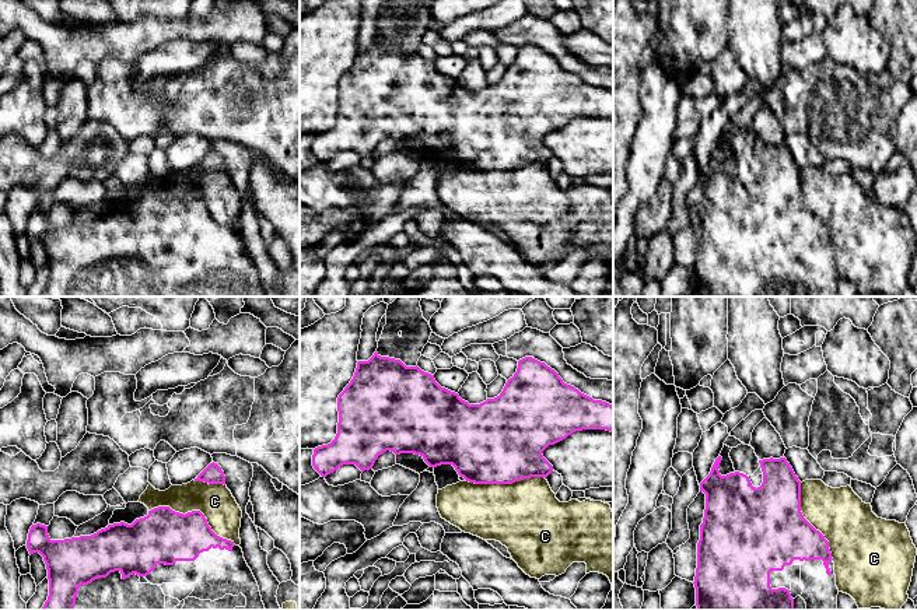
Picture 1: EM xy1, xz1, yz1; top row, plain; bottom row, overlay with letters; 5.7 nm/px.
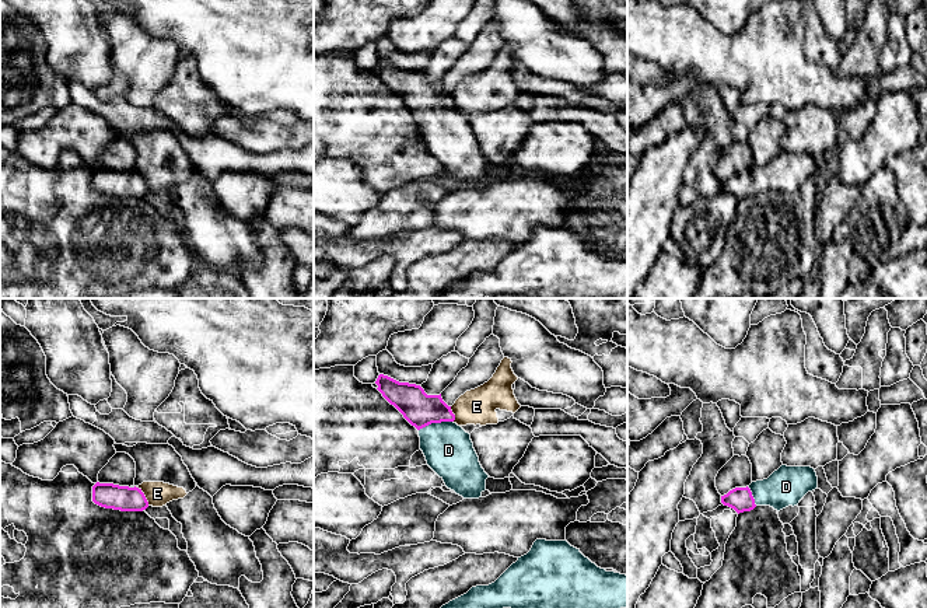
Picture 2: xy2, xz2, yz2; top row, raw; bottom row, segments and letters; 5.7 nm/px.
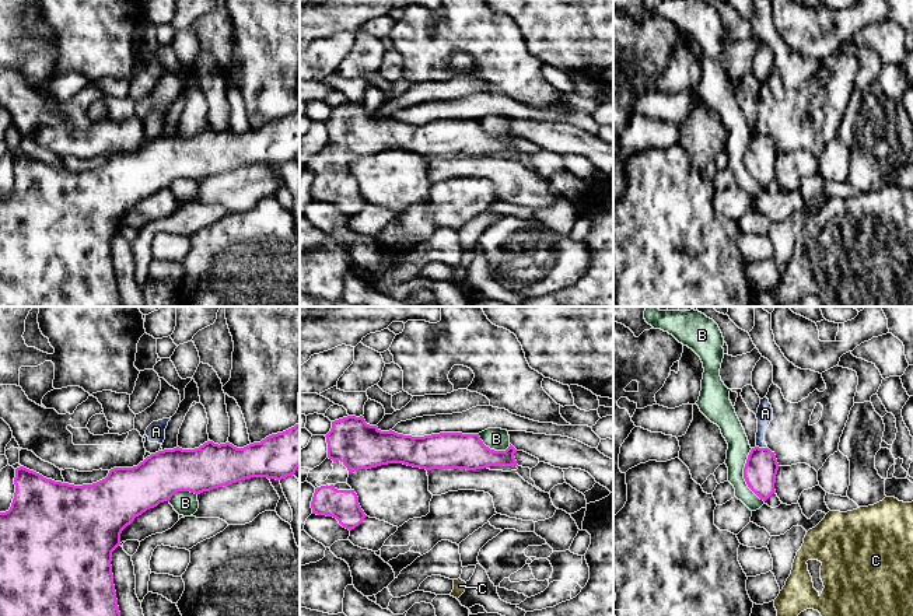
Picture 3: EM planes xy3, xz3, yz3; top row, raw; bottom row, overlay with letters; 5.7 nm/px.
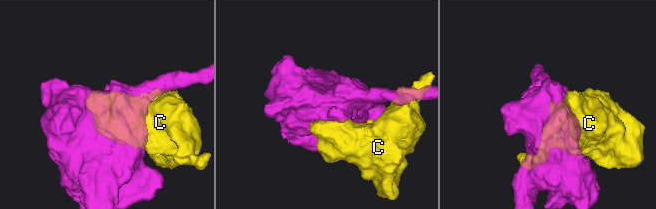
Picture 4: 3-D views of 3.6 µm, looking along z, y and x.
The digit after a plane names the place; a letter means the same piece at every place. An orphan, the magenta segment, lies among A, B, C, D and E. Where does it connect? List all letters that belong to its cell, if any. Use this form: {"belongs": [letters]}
{"belongs": ["D"]}

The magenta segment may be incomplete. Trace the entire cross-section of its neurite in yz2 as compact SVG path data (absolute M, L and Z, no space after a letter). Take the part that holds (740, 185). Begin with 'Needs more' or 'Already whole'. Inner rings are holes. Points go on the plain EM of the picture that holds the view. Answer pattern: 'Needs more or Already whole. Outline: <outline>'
Needs more. Outline: M781 151L767 165L730 177L721 182L721 189L738 200L756 192L770 192L780 198L788 192L798 192L800 186L816 174L818 163L814 154Z

